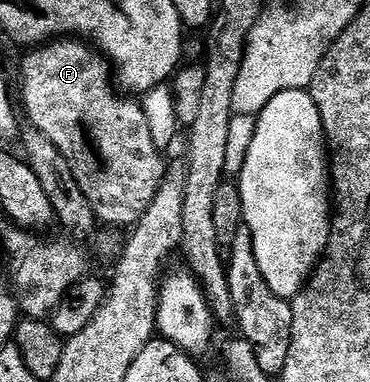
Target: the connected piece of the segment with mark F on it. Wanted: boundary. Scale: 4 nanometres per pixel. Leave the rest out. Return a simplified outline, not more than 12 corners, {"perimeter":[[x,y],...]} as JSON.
{"perimeter":[[86,38],[40,43],[21,107],[100,224],[134,228],[169,166]]}

